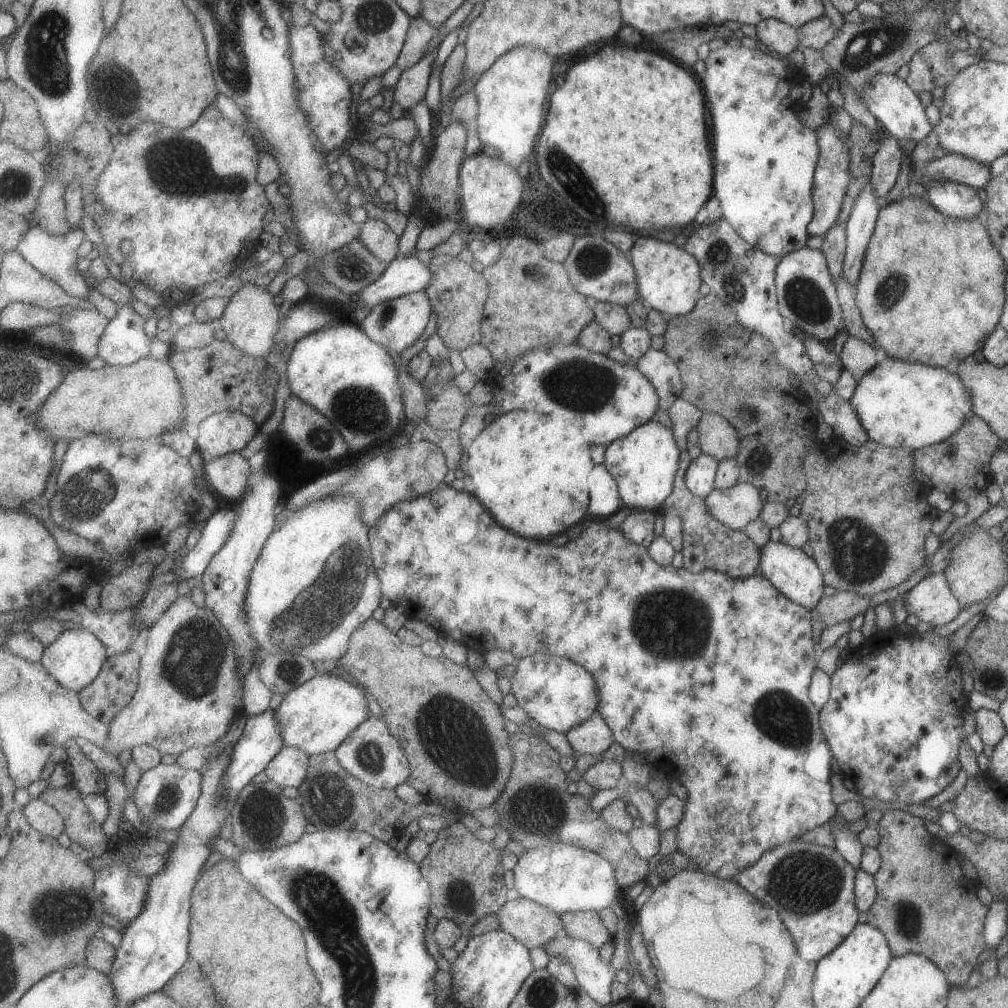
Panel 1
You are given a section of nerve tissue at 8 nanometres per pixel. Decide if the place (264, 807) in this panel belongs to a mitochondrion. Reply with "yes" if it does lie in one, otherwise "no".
yes

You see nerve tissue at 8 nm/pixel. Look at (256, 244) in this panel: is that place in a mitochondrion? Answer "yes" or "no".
no

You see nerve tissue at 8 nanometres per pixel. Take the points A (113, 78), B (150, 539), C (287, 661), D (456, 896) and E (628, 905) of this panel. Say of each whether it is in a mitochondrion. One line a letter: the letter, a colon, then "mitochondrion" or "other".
A: mitochondrion
B: other
C: mitochondrion
D: mitochondrion
E: mitochondrion

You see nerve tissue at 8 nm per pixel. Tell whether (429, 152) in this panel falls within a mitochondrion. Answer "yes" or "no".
no

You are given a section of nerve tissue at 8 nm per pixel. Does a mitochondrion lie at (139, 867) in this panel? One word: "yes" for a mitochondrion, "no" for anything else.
no

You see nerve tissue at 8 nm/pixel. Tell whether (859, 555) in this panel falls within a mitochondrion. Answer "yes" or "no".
yes

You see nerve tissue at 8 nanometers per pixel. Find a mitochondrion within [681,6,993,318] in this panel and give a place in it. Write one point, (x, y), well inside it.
(887, 40)

